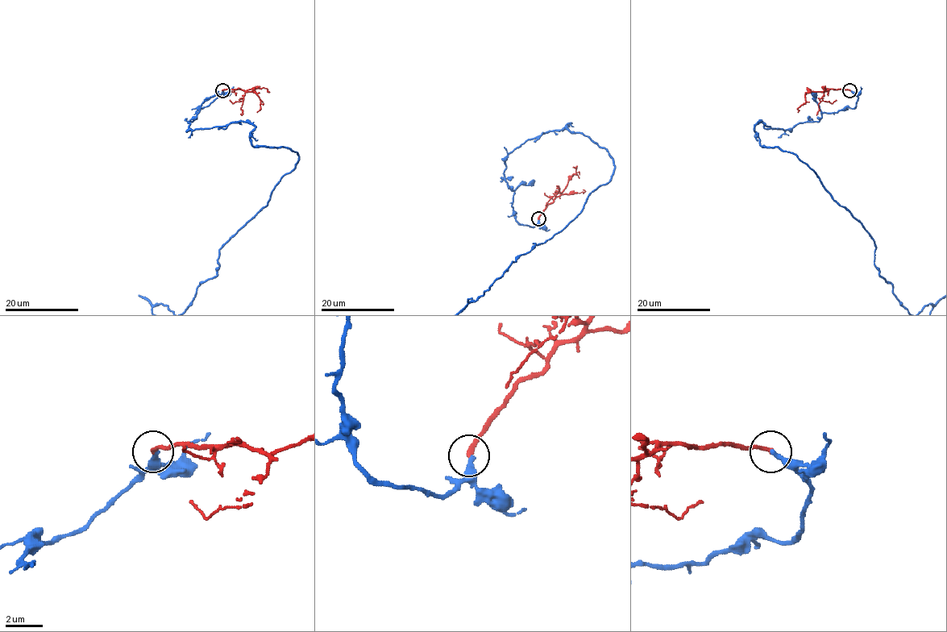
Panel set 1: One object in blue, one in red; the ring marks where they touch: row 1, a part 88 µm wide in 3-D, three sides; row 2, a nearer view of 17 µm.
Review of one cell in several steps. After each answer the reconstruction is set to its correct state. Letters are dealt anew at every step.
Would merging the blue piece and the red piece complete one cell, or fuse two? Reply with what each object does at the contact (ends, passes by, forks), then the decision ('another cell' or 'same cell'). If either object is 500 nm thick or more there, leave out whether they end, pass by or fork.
blue ends there; red ends there; another cell

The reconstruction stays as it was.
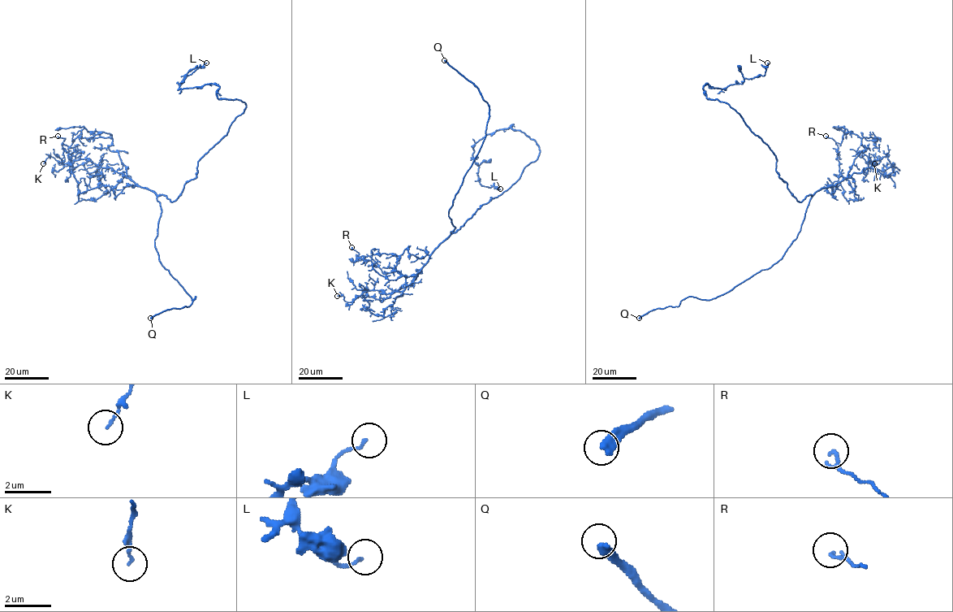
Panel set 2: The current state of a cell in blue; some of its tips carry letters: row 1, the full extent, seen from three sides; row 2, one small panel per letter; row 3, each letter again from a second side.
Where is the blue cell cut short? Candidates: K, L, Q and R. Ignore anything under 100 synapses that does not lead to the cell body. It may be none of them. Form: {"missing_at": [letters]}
{"missing_at": ["Q"]}

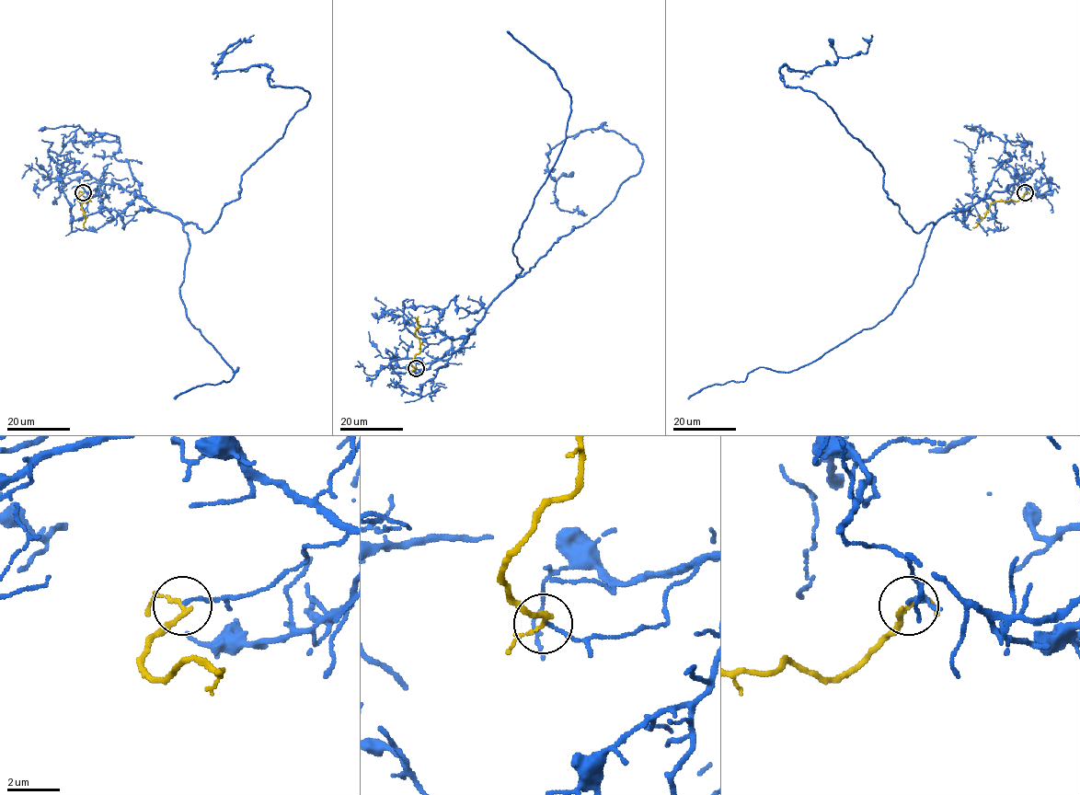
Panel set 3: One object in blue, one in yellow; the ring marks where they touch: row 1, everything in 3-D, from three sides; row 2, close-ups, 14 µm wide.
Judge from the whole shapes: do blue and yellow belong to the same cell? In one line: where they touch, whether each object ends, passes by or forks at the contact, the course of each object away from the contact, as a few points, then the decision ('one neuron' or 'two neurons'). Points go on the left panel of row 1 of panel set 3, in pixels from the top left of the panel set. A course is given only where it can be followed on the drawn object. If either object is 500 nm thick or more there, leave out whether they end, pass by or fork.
place (83, 192); blue ends; yellow passes by; course blue (82, 192), (118, 184), (207, 233), (310, 94), (271, 86), (267, 65), (215, 70), (254, 35); course yellow (82, 192), (77, 200), (87, 200), (82, 204), (85, 228); two neurons

